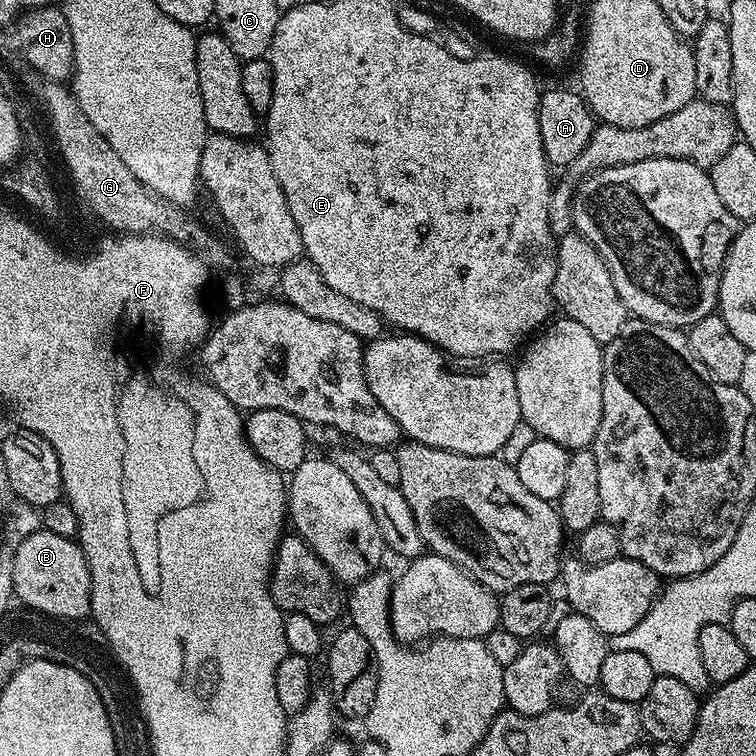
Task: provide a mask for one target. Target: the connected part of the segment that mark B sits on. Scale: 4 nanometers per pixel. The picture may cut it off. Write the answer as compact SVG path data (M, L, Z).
M43 530L26 536L24 548L16 557L16 589L26 602L47 612L58 612L60 619L85 619L92 611L92 579L79 543Z

